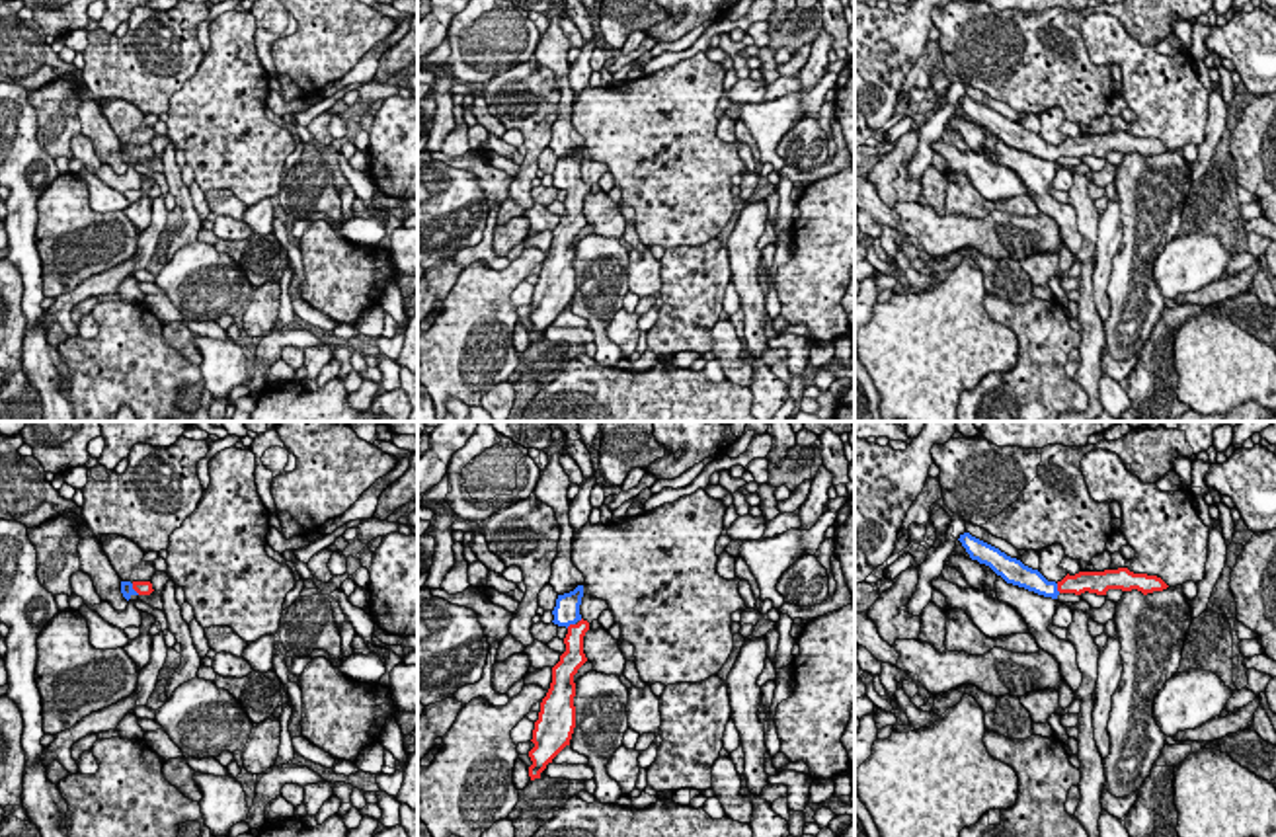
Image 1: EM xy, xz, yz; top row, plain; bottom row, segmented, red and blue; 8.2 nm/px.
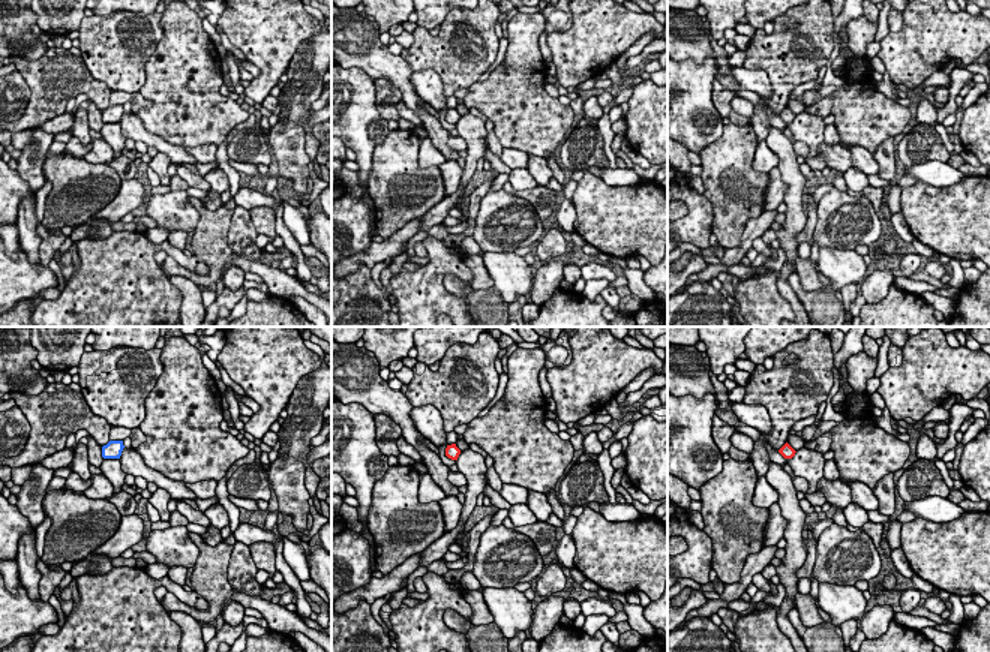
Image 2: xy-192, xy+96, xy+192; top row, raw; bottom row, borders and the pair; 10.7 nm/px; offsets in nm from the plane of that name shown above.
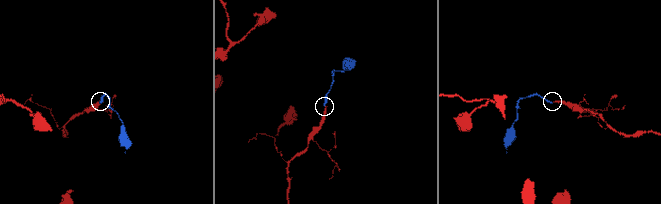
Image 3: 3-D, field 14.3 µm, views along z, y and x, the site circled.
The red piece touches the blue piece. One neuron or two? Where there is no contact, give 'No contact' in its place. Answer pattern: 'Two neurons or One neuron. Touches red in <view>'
One neuron. Touches red in yz

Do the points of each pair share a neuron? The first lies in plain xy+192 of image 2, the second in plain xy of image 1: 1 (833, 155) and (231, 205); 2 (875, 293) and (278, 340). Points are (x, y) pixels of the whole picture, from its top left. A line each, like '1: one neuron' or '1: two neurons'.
1: one neuron
2: one neuron

